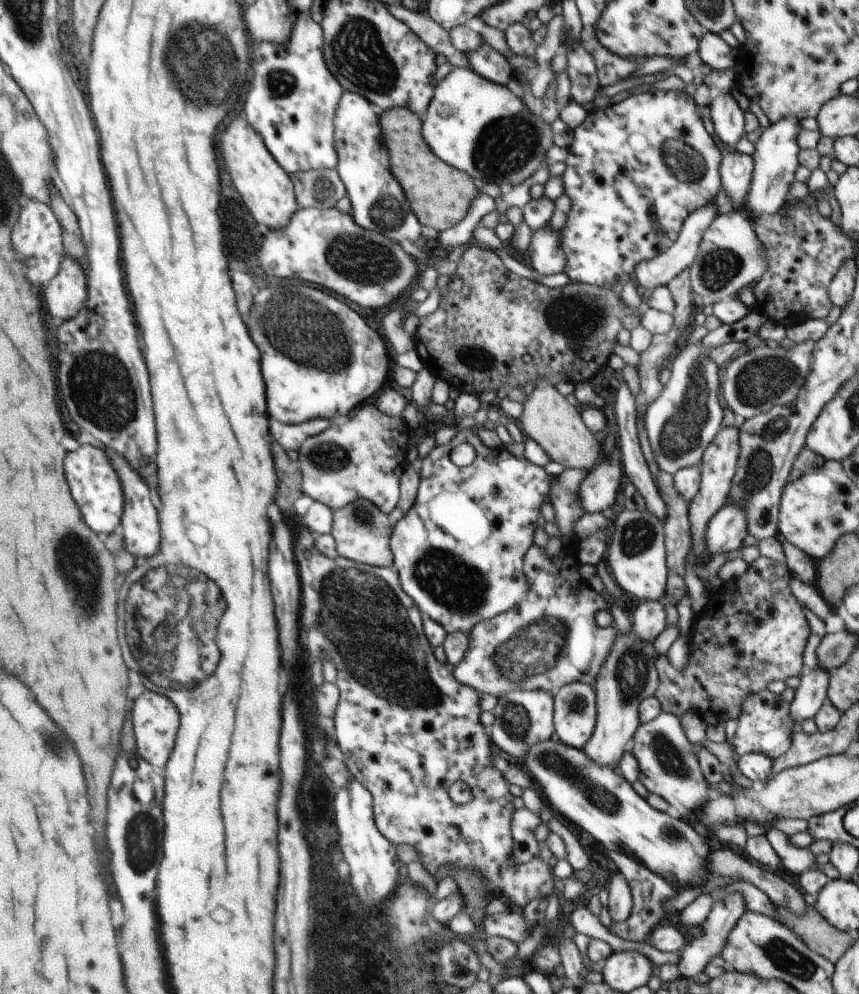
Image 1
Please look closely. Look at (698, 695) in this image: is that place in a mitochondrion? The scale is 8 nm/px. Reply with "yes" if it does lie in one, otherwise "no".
no

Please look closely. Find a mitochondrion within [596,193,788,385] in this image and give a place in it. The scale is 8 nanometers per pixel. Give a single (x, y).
(719, 267)

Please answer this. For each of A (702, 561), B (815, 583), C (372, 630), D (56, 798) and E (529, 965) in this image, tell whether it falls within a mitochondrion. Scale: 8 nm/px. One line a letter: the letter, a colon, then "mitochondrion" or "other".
A: other
B: other
C: mitochondrion
D: other
E: other

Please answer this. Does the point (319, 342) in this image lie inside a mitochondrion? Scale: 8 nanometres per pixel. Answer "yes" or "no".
yes

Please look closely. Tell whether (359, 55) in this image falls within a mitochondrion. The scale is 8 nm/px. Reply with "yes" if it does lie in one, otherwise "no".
yes

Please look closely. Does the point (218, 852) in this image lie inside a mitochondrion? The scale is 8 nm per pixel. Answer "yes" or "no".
no

